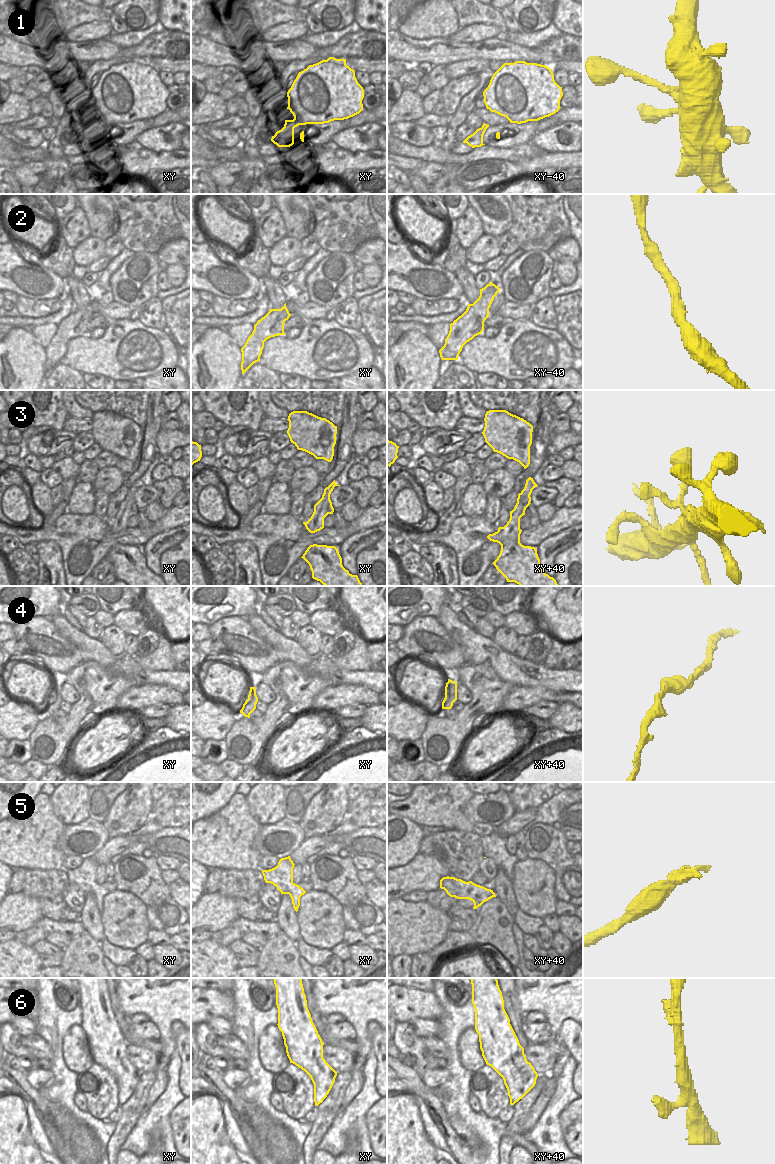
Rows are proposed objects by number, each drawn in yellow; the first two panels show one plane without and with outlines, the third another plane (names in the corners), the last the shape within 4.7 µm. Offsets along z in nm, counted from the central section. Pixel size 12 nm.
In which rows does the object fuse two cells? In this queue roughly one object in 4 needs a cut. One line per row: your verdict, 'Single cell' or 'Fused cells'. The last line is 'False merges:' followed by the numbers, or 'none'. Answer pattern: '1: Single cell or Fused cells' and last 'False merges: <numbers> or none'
1: Single cell
2: Single cell
3: Single cell
4: Single cell
5: Single cell
6: Single cell
False merges: none

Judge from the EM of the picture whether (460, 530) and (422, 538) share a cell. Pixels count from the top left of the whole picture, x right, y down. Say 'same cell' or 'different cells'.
same cell

